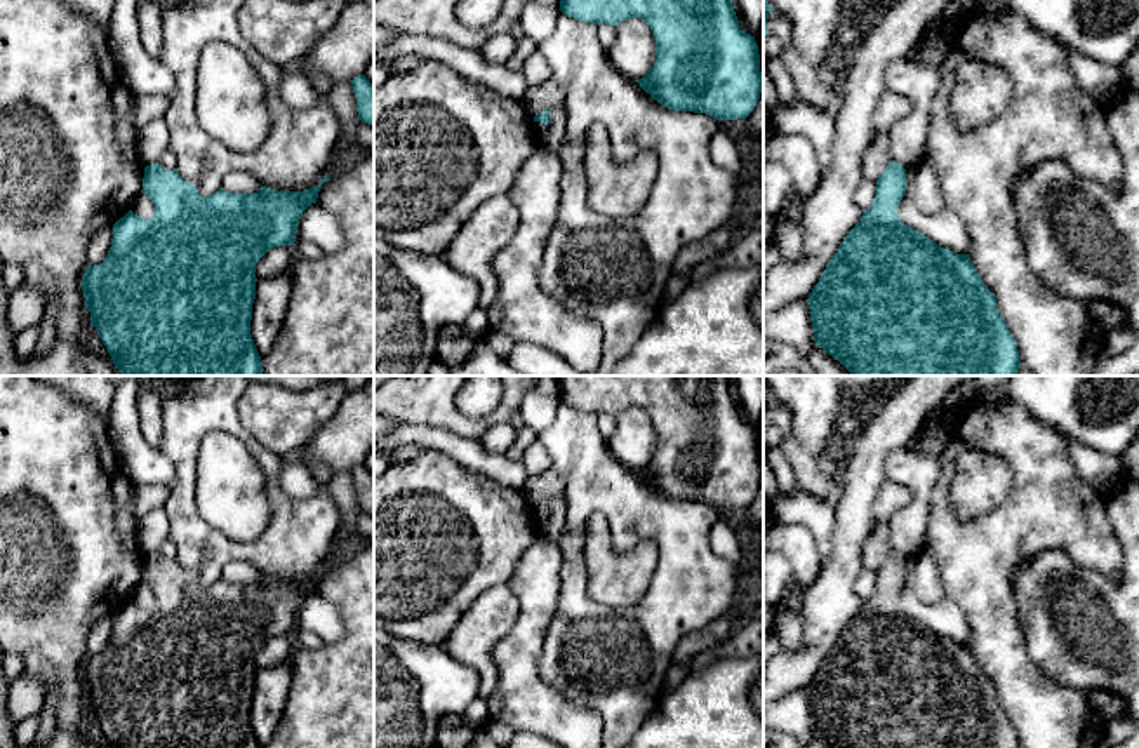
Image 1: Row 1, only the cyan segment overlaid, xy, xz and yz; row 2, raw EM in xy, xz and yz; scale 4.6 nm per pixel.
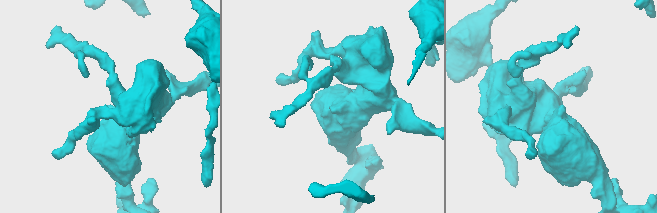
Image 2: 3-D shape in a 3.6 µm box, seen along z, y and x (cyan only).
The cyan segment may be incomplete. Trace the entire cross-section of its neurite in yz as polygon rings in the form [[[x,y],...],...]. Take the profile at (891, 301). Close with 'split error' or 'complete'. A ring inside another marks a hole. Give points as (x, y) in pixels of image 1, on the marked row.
[[[890,162],[876,179],[876,195],[849,231],[809,294],[814,341],[852,376],[1017,376],[1019,351],[995,294],[982,282],[969,254],[937,245],[904,224],[897,207],[906,195],[906,169]]]; complete

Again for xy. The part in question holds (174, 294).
[[[160,164],[144,167],[143,190],[155,205],[155,216],[143,219],[129,210],[113,224],[113,238],[108,256],[103,263],[87,266],[82,277],[82,291],[85,310],[90,311],[90,324],[96,327],[103,344],[106,346],[115,367],[123,376],[263,376],[263,362],[250,334],[252,303],[256,299],[256,264],[271,249],[278,245],[294,245],[297,223],[303,212],[316,204],[318,191],[330,177],[323,176],[318,186],[304,191],[276,191],[261,186],[257,193],[230,193],[219,188],[214,195],[202,197],[196,188],[184,181],[177,170],[165,170]]]; complete

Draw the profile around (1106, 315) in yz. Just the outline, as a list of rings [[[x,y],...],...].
[[[1096,299],[1096,301],[1087,303],[1087,311],[1089,311],[1089,317],[1092,318],[1092,322],[1102,332],[1116,331],[1116,329],[1127,325],[1127,313],[1116,303]]]

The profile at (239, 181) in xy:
[[[236,170],[224,177],[221,188],[230,193],[259,193],[261,184],[254,176]]]

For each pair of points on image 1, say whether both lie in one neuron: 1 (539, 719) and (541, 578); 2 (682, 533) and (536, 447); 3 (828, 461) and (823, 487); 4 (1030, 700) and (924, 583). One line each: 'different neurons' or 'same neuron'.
1: same neuron
2: different neurons
3: different neurons
4: different neurons

